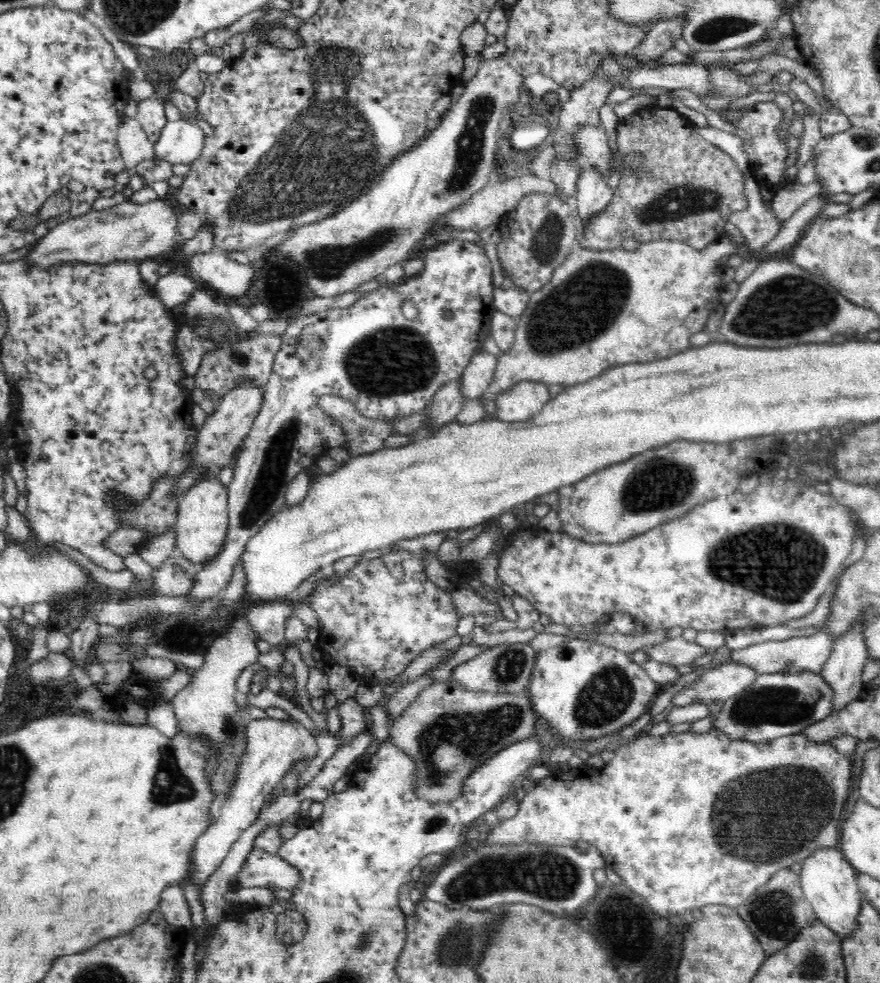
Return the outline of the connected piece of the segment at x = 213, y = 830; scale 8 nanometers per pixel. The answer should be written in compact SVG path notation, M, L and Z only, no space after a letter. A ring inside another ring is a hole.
M270 717L252 719L246 727L246 733L247 747L241 758L238 778L232 786L232 792L227 796L228 802L224 802L224 806L220 807L216 822L196 838L191 882L196 884L198 890L202 889L204 882L208 882L210 874L218 870L218 866L226 858L232 844L242 836L242 832L252 826L267 800L267 795L272 793L274 786L282 780L292 764L302 758L316 758L318 754L314 735L292 717L288 720Z

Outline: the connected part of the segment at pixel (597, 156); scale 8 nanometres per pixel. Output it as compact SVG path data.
M584 126L576 138L578 138L578 144L580 144L580 158L582 164L594 164L598 166L604 174L608 174L608 166L610 166L610 146L608 146L608 140L606 140L606 134L604 130L598 126Z

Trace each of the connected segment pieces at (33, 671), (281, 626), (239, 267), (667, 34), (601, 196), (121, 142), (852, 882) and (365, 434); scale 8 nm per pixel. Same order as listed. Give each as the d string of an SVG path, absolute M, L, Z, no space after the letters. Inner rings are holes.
M50 653L46 658L36 661L26 668L28 680L38 687L50 680L66 678L71 674L71 669L72 663L63 653Z
M268 601L248 611L251 629L268 644L281 646L285 641L286 621L292 616L292 606L280 601Z
M211 251L193 254L188 267L198 283L205 283L229 298L248 296L254 267L252 264L241 264L228 257L226 252Z
M680 17L656 23L647 33L645 40L629 55L643 62L660 58L673 48L674 40L682 38L684 24L686 21Z
M587 170L582 174L577 182L575 194L578 226L586 225L592 217L604 210L612 200L612 196L614 196L614 191L596 170Z
M125 116L118 126L117 143L130 176L128 186L133 192L138 191L143 188L145 181L137 175L136 166L154 158L154 145L136 118Z
M832 846L817 847L801 863L800 884L805 900L813 908L815 917L834 930L841 939L856 930L856 916L860 914L862 894L857 873L854 866L844 857L844 853Z
M336 395L319 398L319 407L334 417L344 431L344 448L350 458L384 449L384 440L392 434L396 419L377 421L362 416L352 401Z

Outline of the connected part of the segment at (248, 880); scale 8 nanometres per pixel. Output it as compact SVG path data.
M252 848L242 870L232 881L236 886L252 888L289 888L296 886L300 873L292 868L280 855Z

